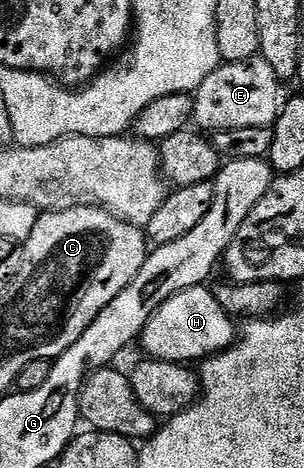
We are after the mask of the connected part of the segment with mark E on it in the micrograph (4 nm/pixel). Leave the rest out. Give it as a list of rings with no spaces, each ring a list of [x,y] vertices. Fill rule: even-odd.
[[[261,57],[243,63],[223,63],[215,71],[208,73],[198,90],[193,92],[193,122],[199,123],[197,126],[206,133],[224,129],[273,128],[280,110],[278,86],[278,74]]]

